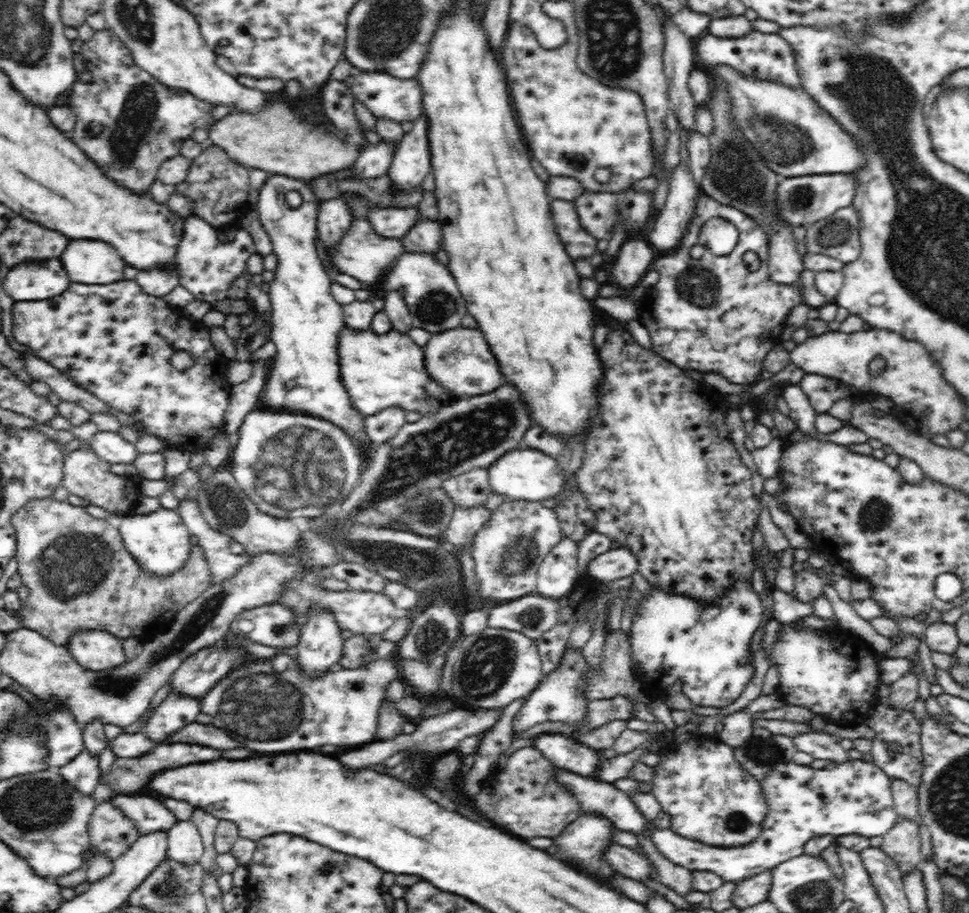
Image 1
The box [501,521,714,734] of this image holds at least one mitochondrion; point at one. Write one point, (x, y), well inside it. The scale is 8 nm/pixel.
(531, 618)

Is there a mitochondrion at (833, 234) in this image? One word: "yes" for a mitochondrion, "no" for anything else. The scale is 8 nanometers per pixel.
yes

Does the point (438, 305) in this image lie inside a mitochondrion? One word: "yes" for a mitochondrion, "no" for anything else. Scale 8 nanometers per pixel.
yes

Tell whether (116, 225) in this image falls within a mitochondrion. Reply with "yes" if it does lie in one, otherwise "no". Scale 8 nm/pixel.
no

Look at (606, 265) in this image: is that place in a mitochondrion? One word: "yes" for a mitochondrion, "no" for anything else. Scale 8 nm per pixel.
no

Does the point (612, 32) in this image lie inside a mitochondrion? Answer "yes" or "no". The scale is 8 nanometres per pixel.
yes

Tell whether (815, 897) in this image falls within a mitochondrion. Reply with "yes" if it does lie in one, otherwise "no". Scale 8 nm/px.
yes

